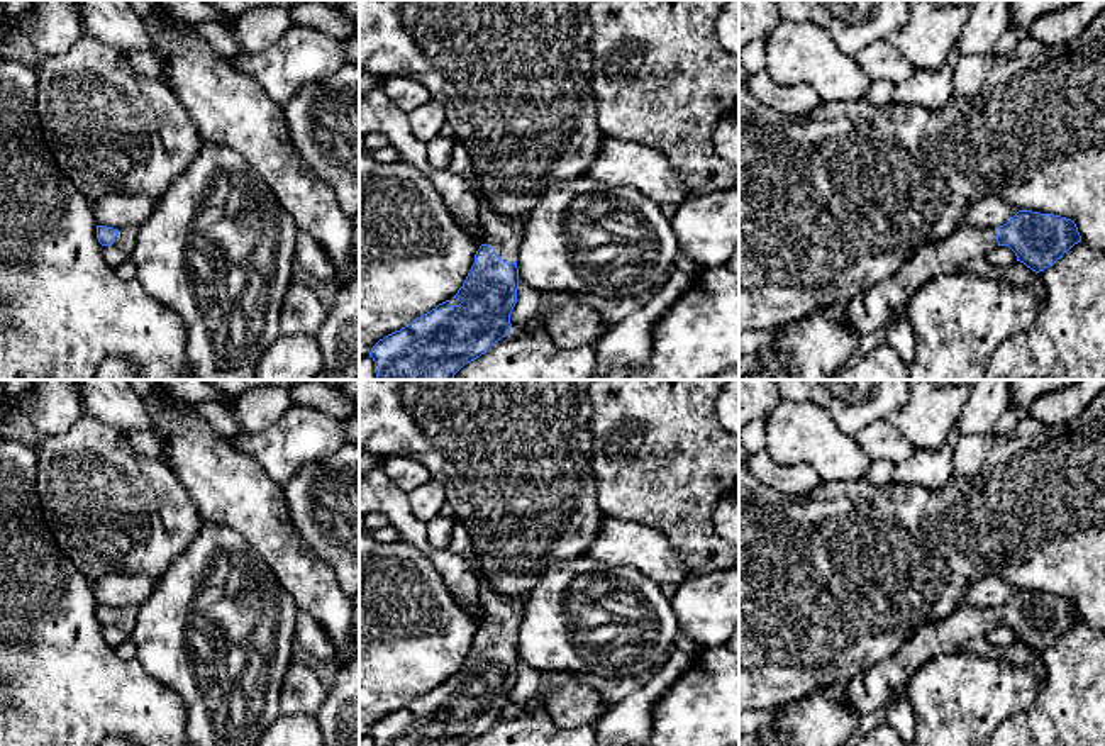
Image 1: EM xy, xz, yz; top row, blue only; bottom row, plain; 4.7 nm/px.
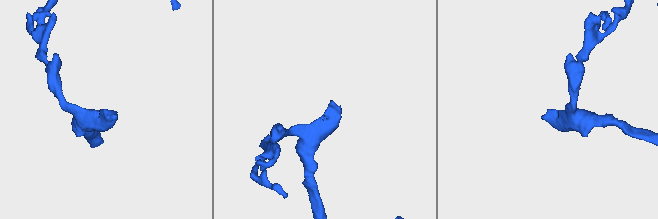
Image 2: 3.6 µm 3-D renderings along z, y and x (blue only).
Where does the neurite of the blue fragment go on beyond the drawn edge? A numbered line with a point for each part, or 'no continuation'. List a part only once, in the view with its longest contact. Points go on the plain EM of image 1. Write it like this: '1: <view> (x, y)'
1: xz (504, 614)

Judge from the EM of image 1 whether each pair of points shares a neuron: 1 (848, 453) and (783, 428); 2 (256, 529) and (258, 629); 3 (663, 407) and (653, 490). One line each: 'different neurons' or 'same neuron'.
1: same neuron
2: different neurons
3: same neuron

